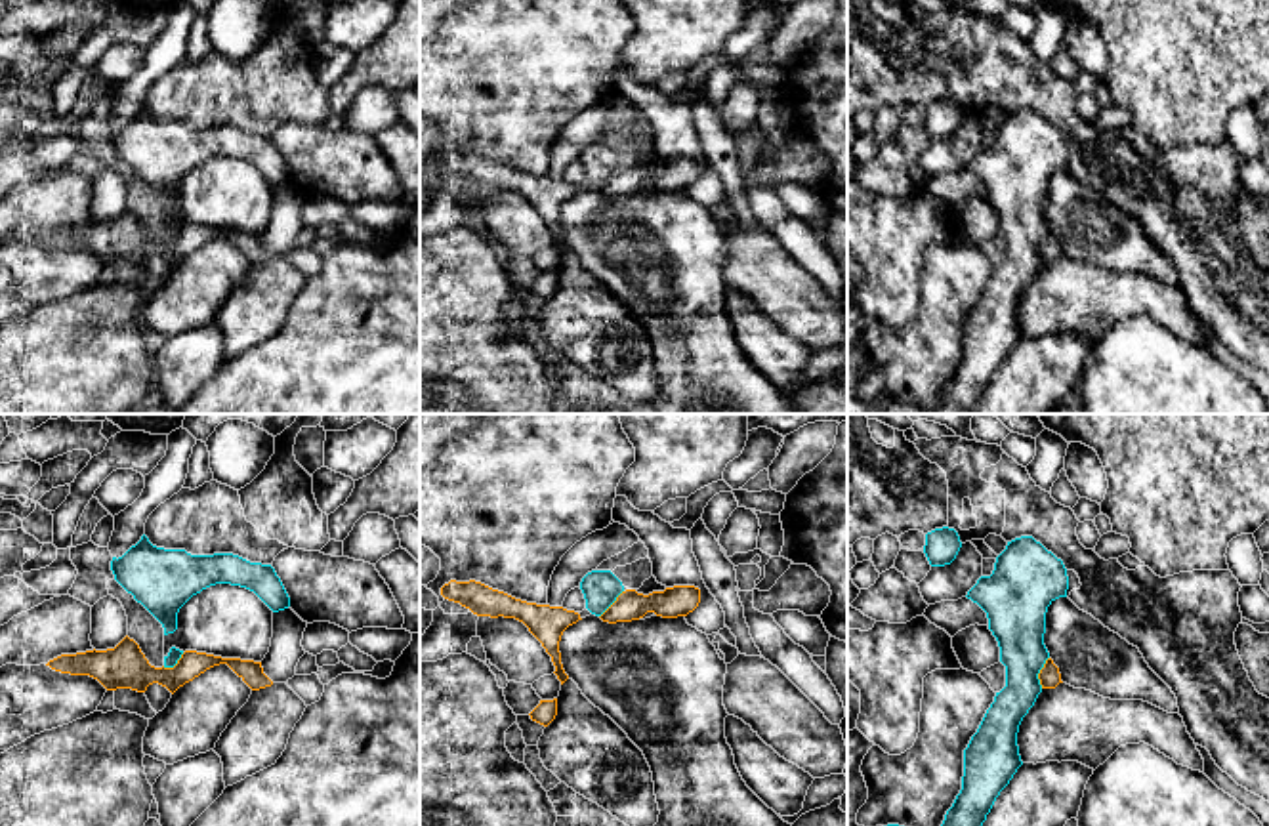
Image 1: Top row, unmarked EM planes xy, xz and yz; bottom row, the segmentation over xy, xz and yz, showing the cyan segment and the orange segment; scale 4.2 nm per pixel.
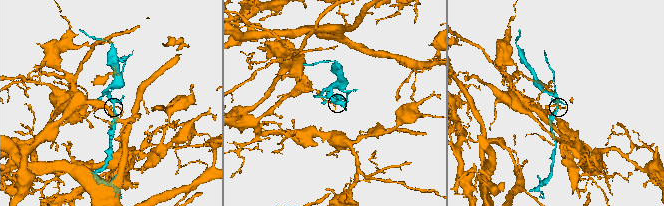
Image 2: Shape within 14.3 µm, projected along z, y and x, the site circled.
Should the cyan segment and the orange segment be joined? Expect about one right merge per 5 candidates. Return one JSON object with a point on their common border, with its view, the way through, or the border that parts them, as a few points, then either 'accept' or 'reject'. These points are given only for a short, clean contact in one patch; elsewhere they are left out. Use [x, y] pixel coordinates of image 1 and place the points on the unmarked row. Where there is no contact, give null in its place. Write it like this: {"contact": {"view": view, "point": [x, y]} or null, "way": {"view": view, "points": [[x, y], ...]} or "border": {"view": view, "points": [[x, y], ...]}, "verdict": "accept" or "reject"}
{"contact": {"view": "yz", "point": [1039, 245]}, "border": {"view": "yz", "points": [[1048, 229], [1039, 247], [1040, 260]]}, "verdict": "reject"}

